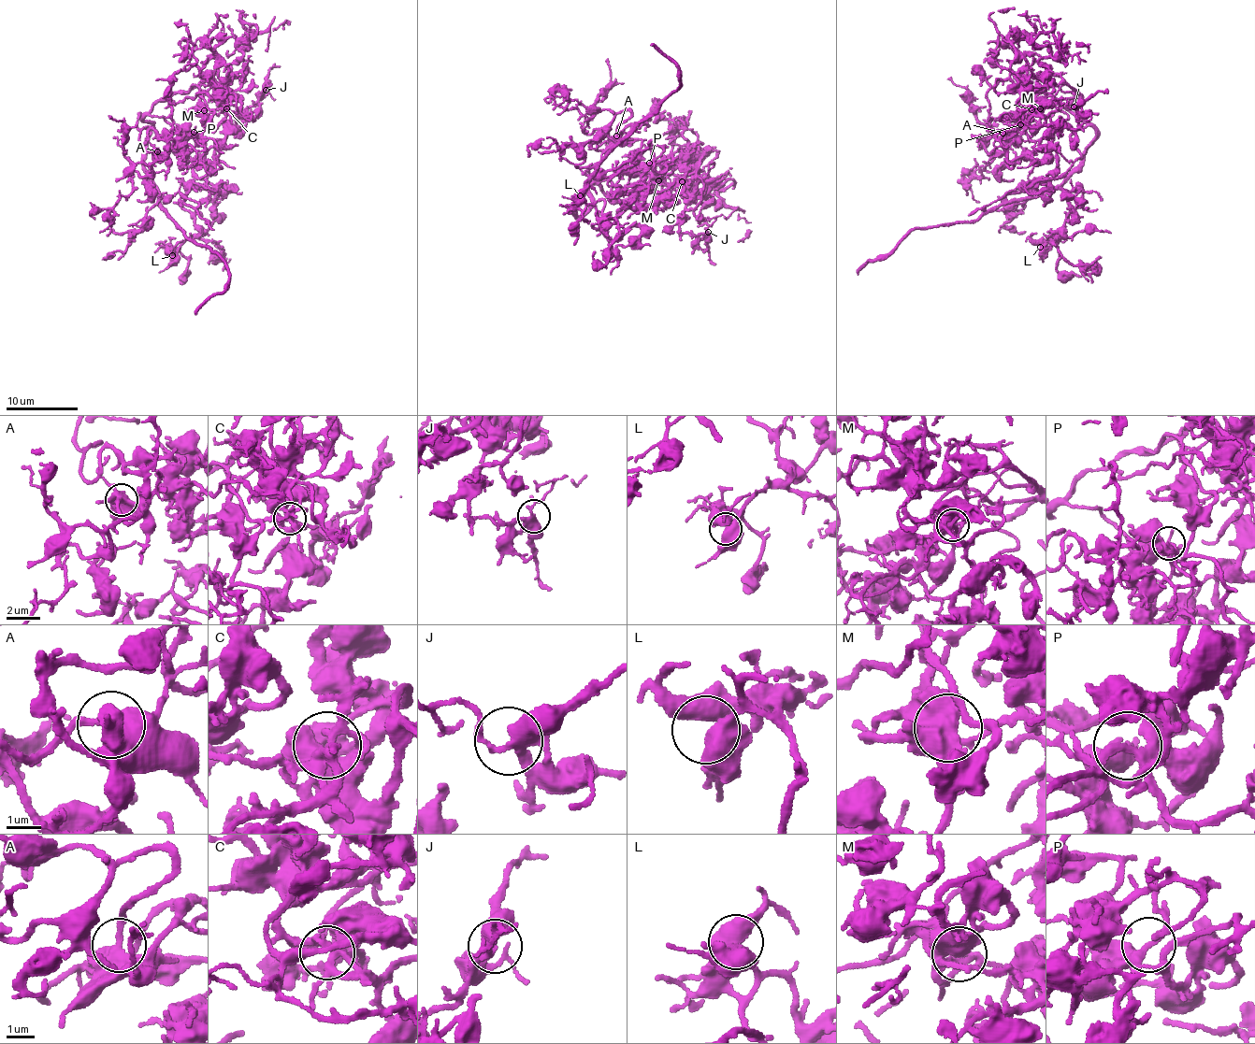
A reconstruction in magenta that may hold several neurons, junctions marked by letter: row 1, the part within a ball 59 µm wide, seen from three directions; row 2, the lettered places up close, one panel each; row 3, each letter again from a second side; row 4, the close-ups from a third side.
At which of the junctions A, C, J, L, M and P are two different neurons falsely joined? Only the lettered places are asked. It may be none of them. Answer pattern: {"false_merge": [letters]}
{"false_merge": []}

